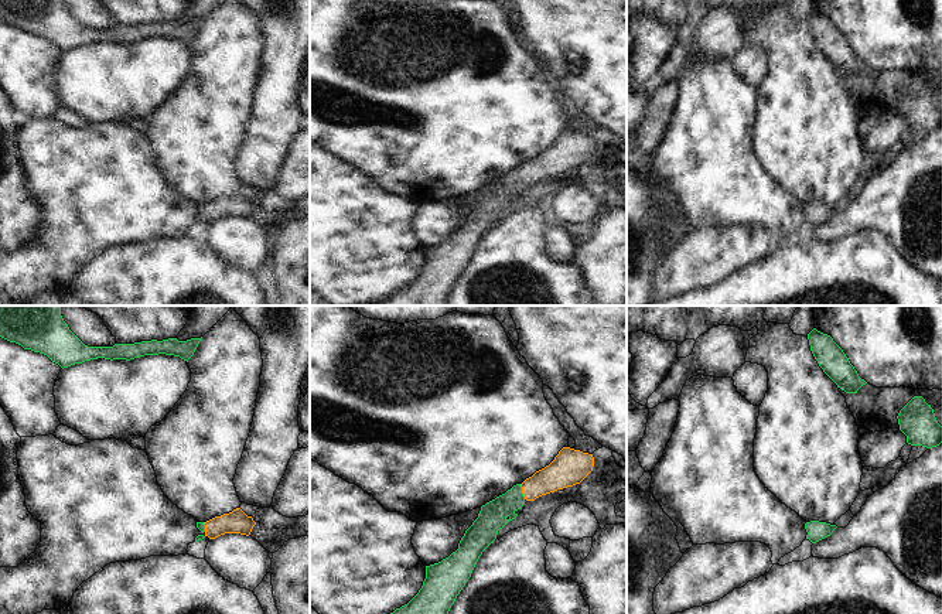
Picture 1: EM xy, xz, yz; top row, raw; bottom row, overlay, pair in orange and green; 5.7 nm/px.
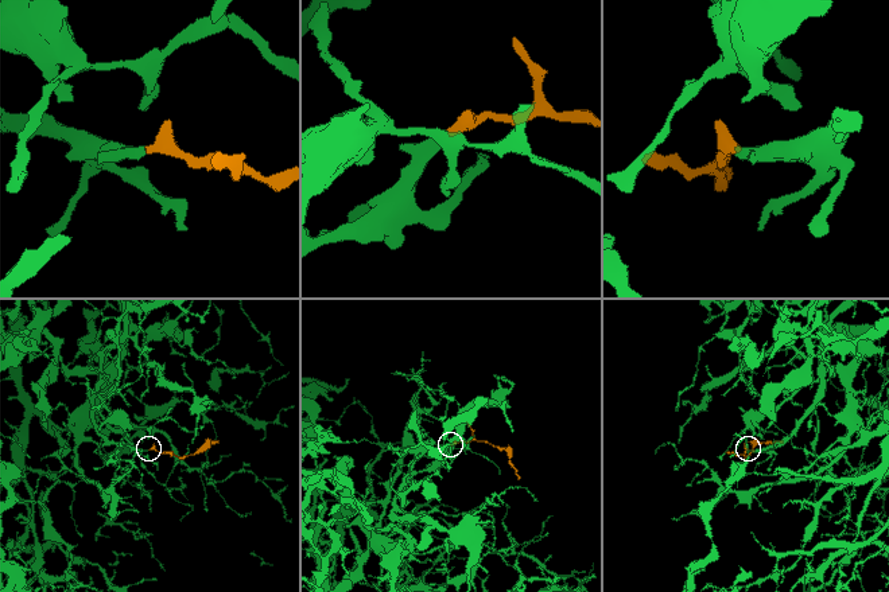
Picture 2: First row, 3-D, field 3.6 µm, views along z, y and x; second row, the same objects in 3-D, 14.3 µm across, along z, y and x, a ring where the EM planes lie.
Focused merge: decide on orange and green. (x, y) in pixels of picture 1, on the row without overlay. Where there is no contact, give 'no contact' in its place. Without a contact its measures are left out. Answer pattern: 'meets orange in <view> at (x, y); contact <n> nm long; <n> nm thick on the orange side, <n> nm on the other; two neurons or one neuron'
meets orange in xz at (522, 174); contact 90 nm long; 170 nm thick on the orange side, 160 nm on the other; one neuron

